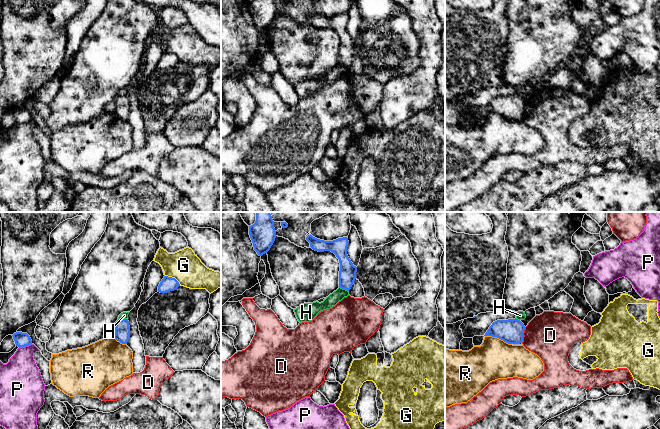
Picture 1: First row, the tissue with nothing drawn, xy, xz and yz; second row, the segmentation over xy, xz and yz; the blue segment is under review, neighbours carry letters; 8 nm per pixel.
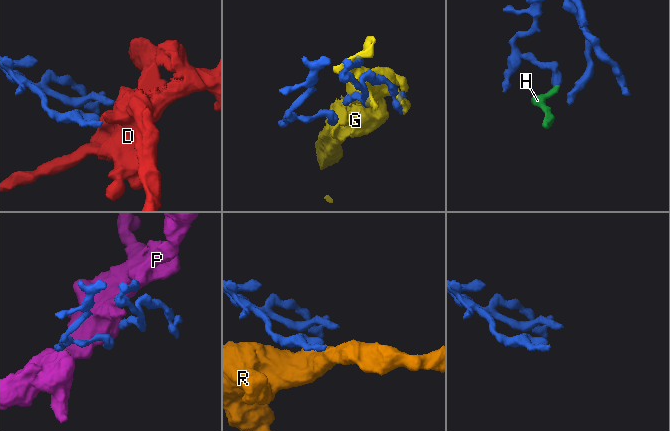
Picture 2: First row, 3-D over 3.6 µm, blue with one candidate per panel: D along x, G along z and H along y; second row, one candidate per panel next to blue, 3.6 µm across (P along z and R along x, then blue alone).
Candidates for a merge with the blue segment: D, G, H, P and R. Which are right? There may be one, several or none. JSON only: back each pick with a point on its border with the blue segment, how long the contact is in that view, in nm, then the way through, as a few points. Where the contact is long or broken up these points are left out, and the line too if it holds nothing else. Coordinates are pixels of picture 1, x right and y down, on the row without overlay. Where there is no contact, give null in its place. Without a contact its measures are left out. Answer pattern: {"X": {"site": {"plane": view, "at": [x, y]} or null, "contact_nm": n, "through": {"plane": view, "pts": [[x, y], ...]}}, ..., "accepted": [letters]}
{"accepted": []}

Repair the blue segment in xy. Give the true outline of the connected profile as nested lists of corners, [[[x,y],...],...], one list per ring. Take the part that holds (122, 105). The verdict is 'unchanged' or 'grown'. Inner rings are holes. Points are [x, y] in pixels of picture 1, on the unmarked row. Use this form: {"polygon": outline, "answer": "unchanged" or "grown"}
{"polygon": [[[118,95],[115,99],[114,114],[122,120],[127,120],[130,113],[130,102],[128,95]]], "answer": "unchanged"}

